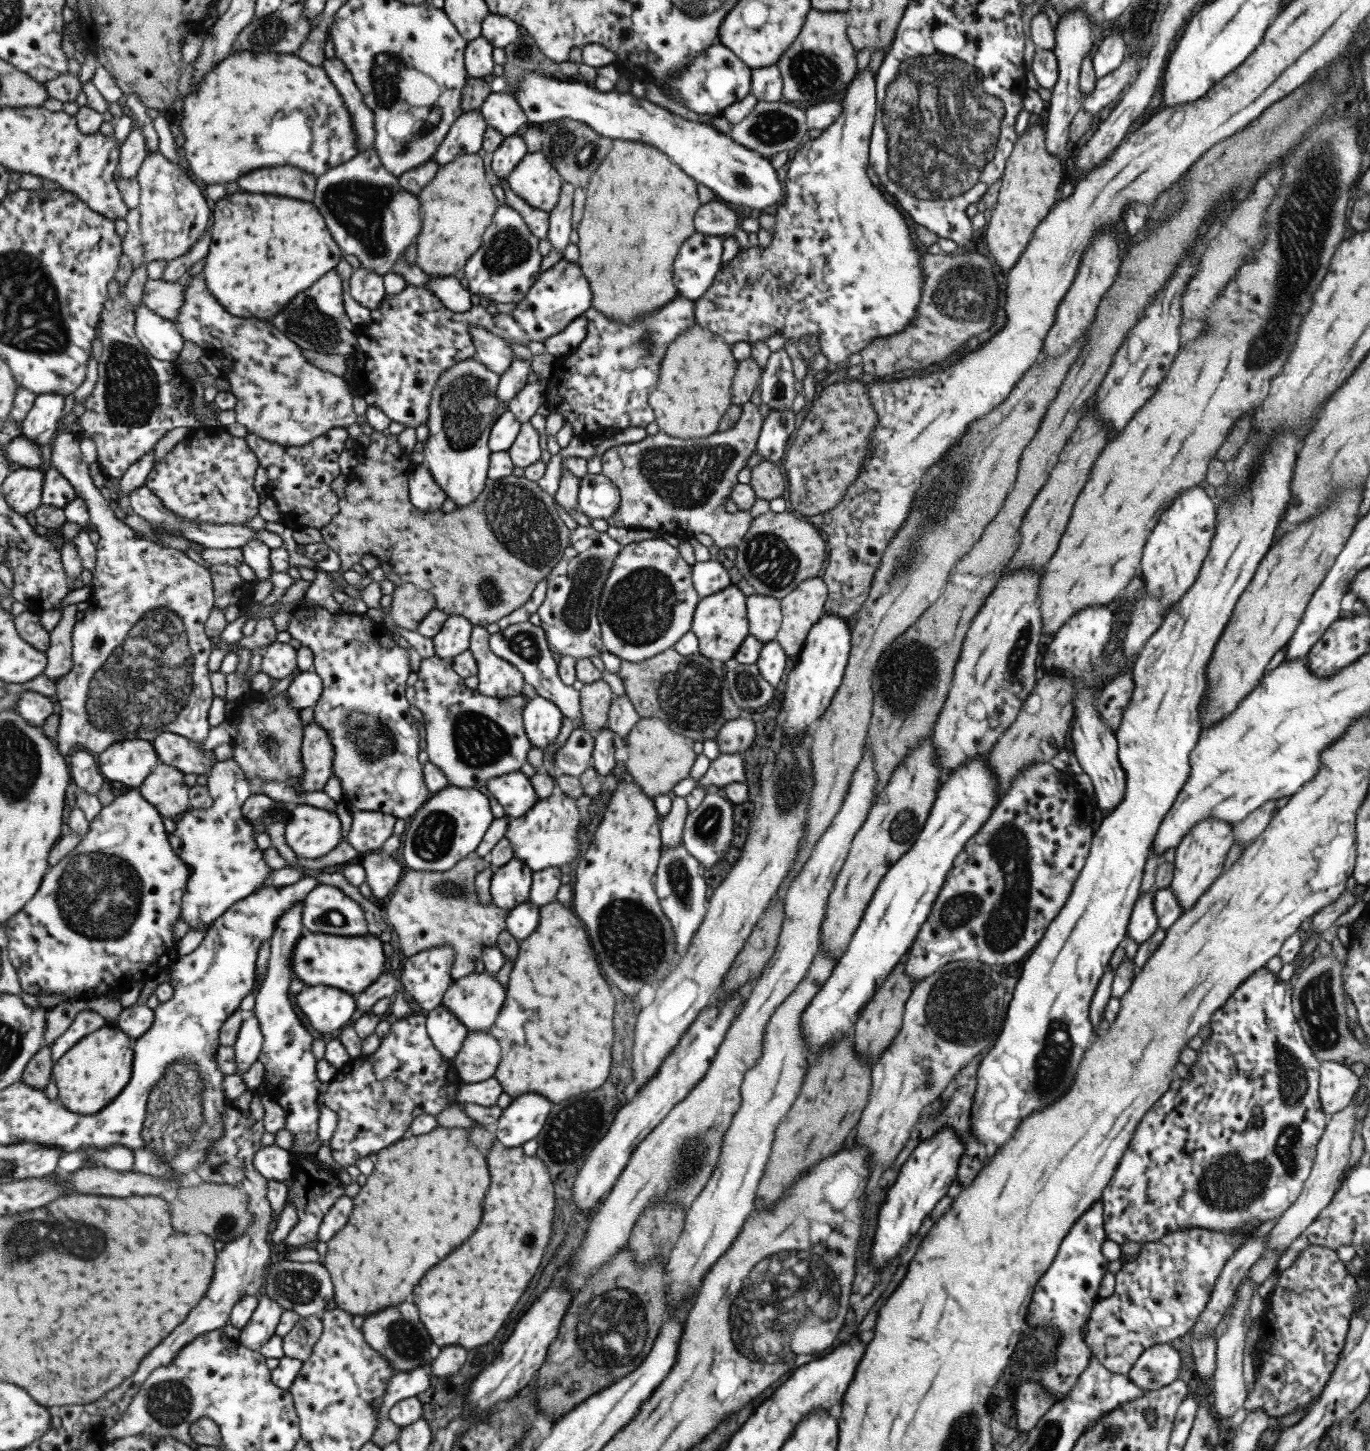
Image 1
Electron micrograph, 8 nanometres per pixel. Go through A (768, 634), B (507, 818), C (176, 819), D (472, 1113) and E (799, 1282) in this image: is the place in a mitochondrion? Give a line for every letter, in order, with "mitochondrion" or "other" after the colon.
A: other
B: other
C: other
D: other
E: mitochondrion

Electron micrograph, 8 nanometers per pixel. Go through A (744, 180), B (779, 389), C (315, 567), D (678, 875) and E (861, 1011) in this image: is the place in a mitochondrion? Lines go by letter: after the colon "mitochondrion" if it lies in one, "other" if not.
A: mitochondrion
B: mitochondrion
C: other
D: mitochondrion
E: other

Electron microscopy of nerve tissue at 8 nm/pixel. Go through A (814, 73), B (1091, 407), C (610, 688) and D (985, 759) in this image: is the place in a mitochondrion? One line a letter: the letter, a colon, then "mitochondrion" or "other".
A: mitochondrion
B: other
C: other
D: other

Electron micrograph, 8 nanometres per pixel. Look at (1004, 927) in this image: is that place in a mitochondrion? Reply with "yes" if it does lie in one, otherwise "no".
yes

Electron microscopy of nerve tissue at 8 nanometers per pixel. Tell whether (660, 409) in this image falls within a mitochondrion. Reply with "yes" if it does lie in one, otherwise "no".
no

